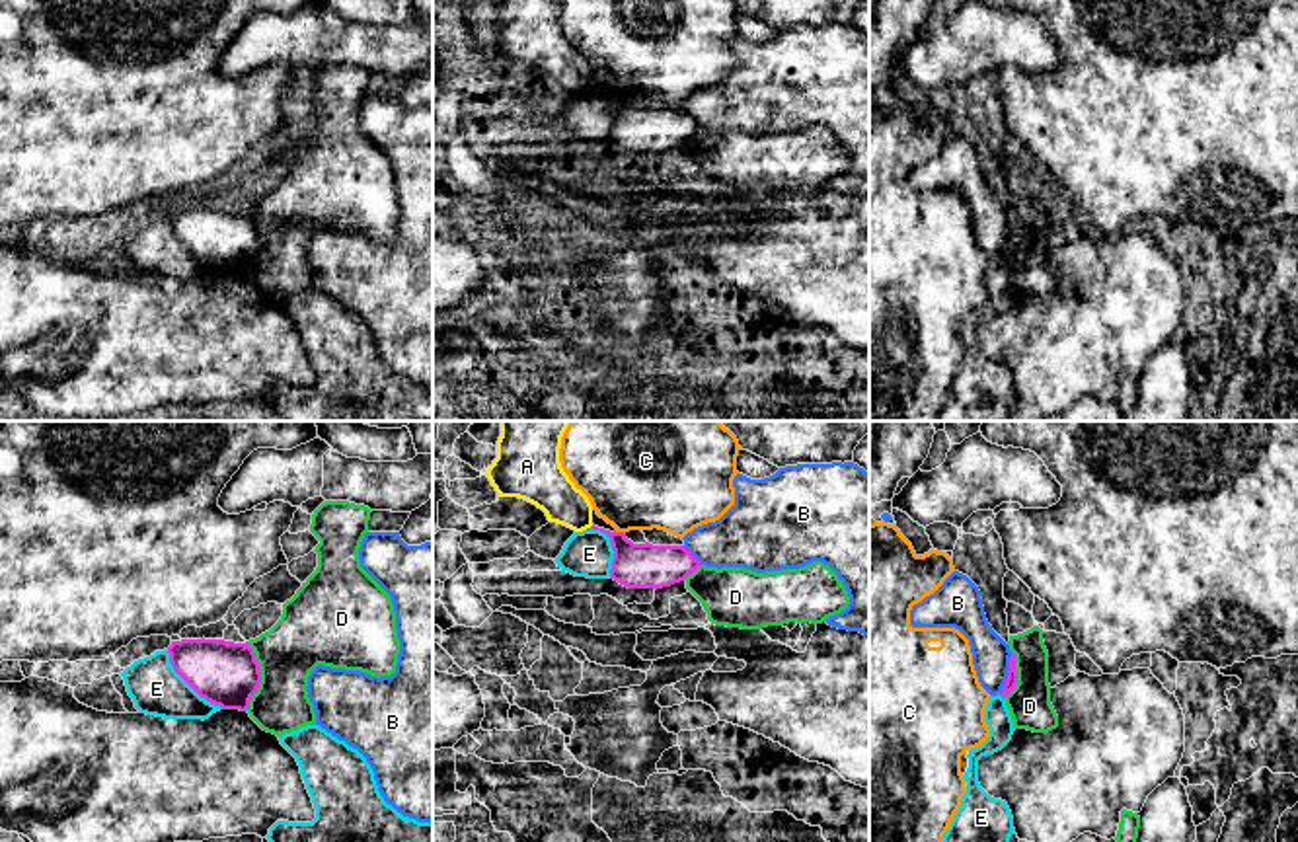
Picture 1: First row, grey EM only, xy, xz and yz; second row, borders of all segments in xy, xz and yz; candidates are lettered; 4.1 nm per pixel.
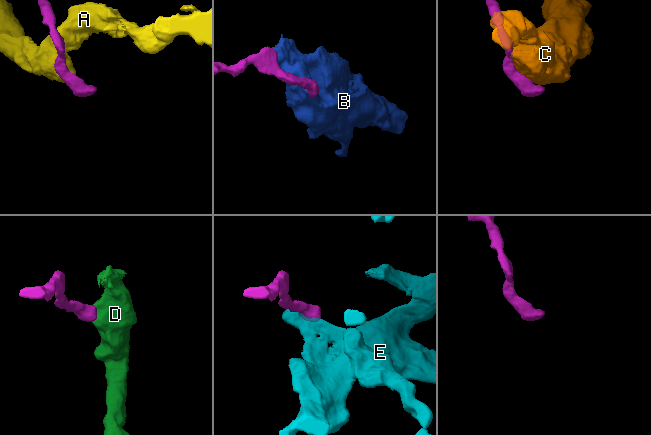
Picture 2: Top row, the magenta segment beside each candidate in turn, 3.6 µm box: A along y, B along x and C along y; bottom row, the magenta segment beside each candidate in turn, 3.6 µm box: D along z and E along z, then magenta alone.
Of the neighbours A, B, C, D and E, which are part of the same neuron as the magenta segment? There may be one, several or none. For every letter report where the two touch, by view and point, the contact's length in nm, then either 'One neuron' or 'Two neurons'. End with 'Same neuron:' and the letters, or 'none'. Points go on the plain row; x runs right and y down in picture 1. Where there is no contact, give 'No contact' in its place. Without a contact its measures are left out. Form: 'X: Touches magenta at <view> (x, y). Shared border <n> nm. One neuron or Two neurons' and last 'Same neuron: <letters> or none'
A: Touches magenta at xz (591, 90). Shared border 40 nm. Two neurons
B: Touches magenta at yz (1008, 236). Shared border 180 nm. Two neurons
C: Touches magenta at xz (620, 96). Shared border 50 nm. Two neurons
D: Touches magenta at xy (260, 238). Shared border 280 nm. Two neurons
E: Touches magenta at xy (190, 248). Shared border 340 nm. Two neurons
Same neuron: none

